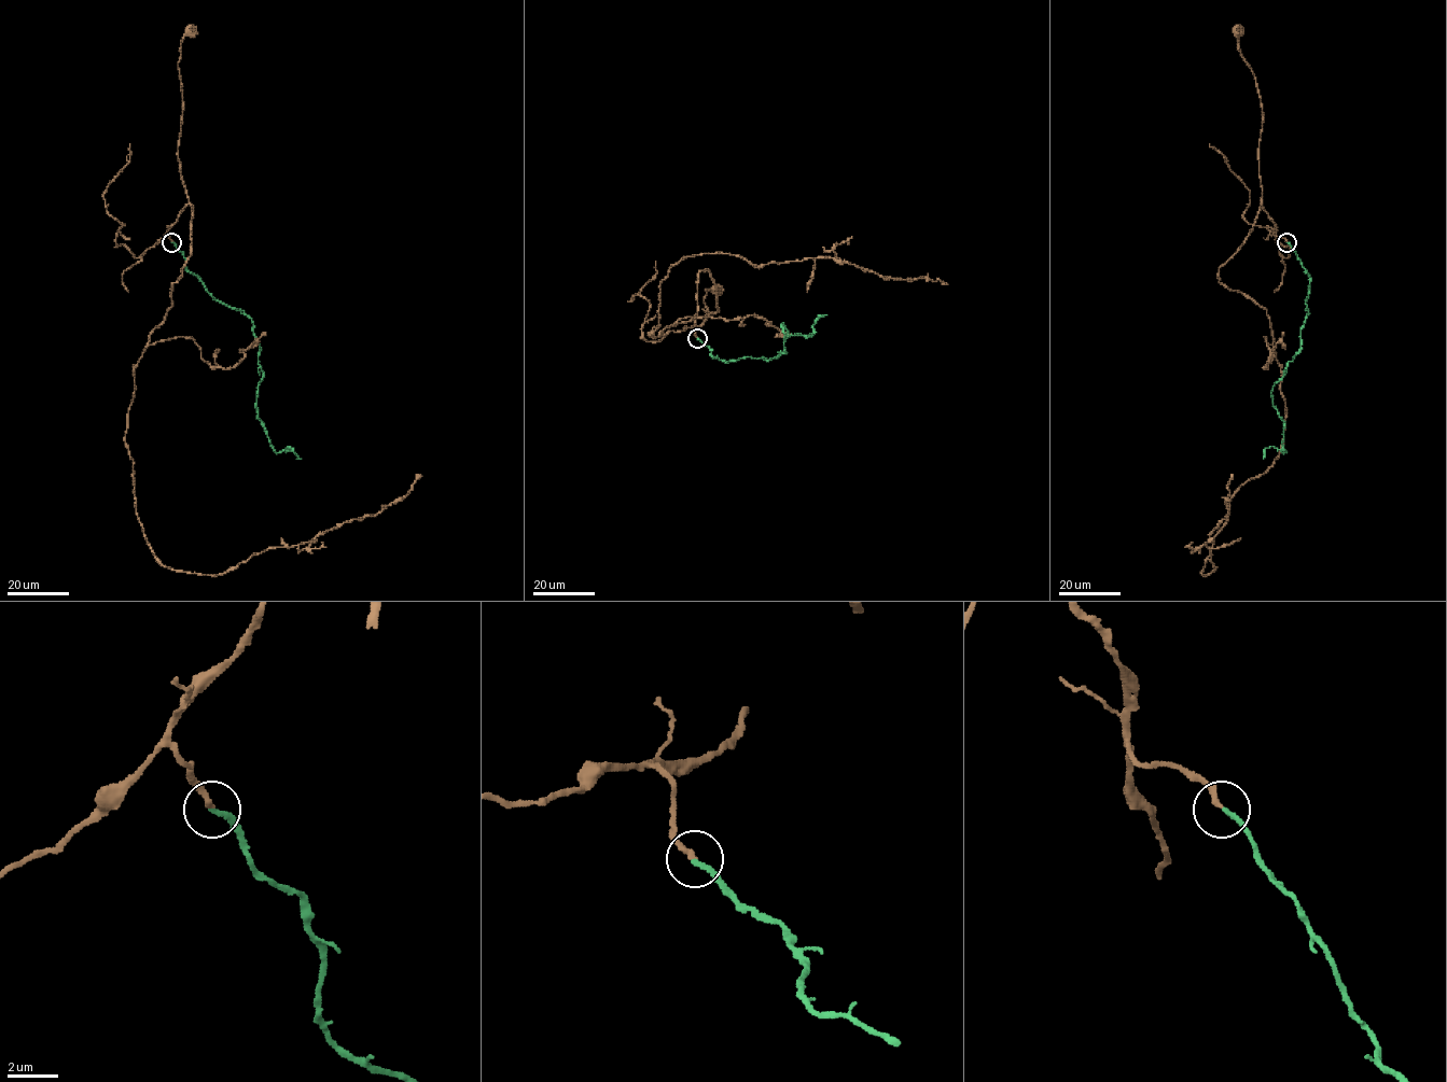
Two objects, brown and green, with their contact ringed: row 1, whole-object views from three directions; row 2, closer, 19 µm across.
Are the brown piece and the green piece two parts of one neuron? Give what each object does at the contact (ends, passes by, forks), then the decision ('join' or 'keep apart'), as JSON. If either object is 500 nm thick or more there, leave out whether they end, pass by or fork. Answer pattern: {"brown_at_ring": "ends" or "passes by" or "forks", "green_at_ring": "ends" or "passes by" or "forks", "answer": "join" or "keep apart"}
{"brown_at_ring": "ends", "green_at_ring": "ends", "answer": "join"}

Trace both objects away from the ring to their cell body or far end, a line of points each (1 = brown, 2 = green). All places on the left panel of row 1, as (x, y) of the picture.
1: (171, 241), (168, 229), (189, 198), (177, 153), (182, 107), (177, 64), (180, 42), (190, 31)
2: (171, 242), (209, 294), (253, 323), (264, 377), (258, 418), (276, 452), (289, 447), (301, 459)

